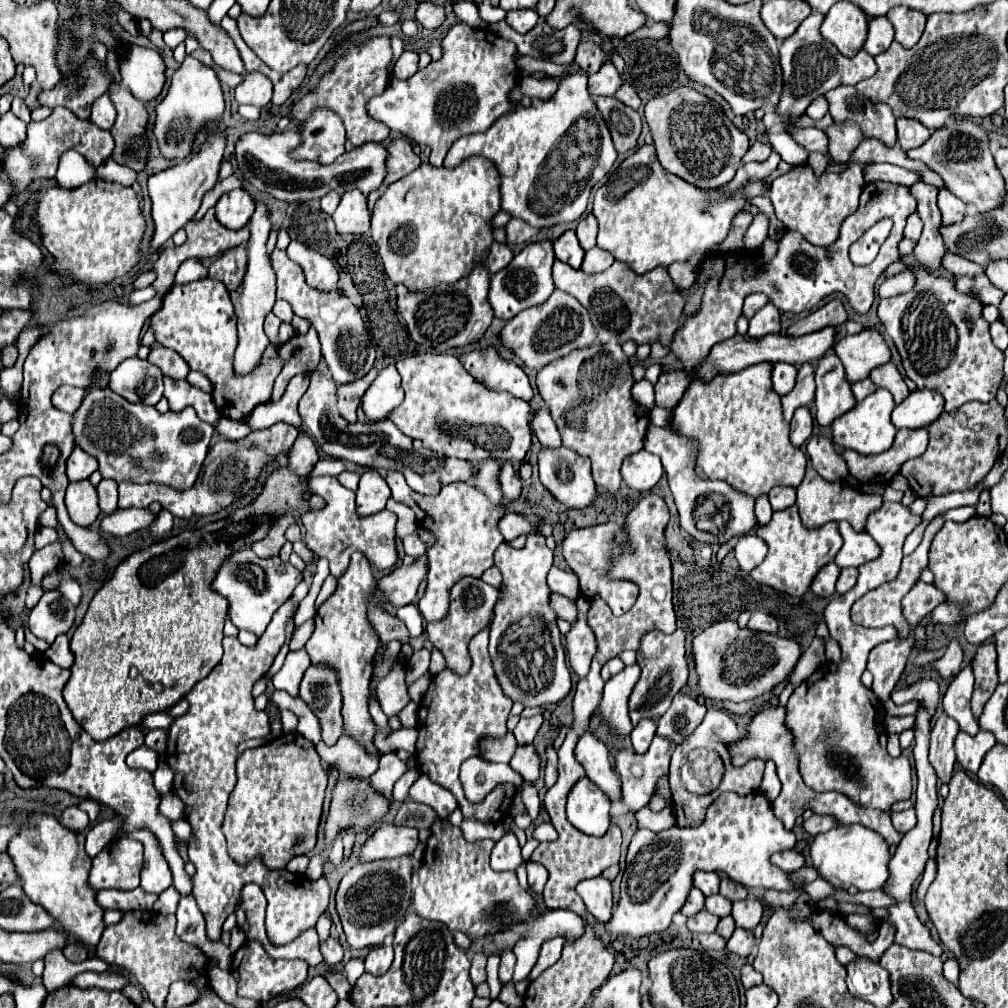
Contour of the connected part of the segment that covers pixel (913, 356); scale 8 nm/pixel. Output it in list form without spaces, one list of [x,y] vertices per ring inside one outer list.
[[[915,267],[913,273],[917,277],[913,291],[883,299],[879,303],[879,319],[895,341],[907,377],[915,381],[917,389],[931,389],[941,393],[945,399],[945,411],[955,411],[969,401],[995,399],[995,391],[1003,377],[1003,351],[999,351],[989,337],[989,323],[981,319],[981,303],[971,295],[959,293],[955,283],[943,275],[929,273],[923,267]]]

